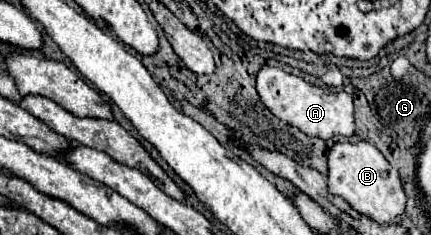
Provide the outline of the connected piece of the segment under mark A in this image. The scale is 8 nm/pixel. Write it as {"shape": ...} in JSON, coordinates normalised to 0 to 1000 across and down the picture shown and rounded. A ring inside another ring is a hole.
{"shape":[[[615,277],[596,311],[596,396],[606,413],[606,438],[652,515],[689,540],[708,574],[740,583],[740,591],[768,591],[773,574],[800,574],[814,583],[824,566],[819,523],[819,421],[810,396],[787,387],[768,396],[735,362],[712,353],[703,328],[661,311],[647,285]]]}

